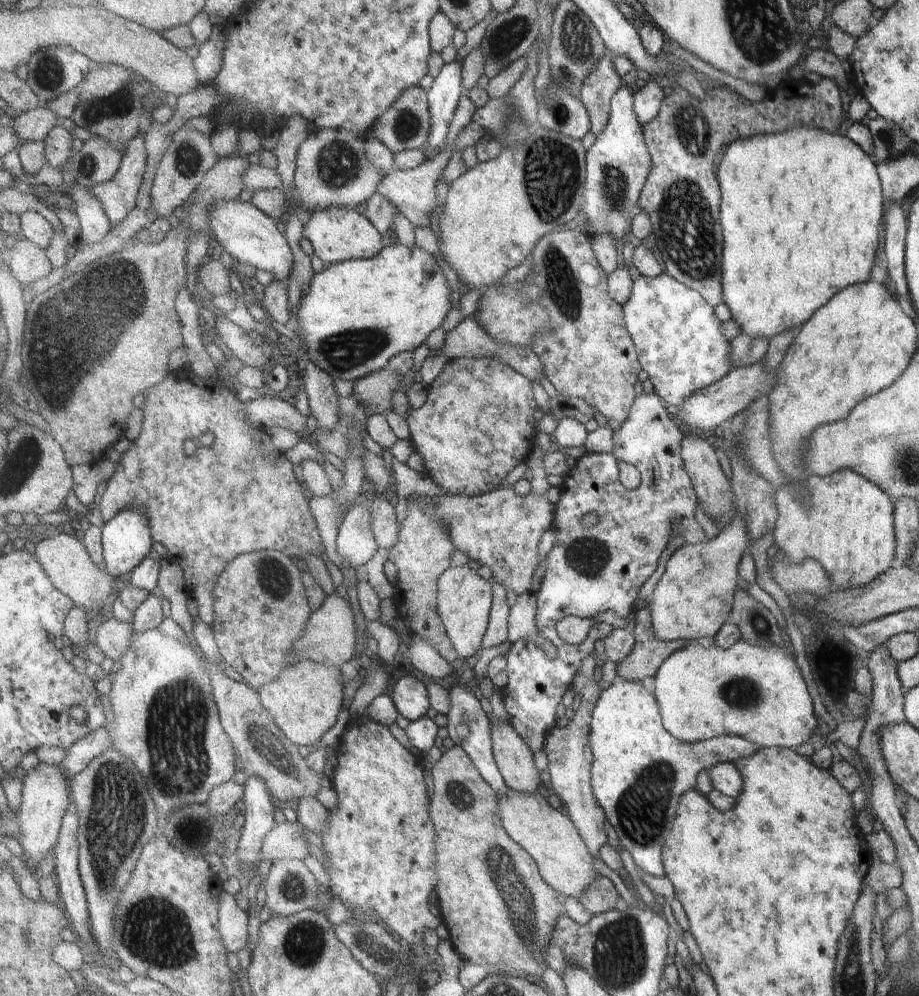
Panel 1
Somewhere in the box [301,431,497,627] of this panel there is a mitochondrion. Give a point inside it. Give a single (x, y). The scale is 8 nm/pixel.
(433, 538)

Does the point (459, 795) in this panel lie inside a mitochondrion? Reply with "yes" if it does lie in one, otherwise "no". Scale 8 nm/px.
yes

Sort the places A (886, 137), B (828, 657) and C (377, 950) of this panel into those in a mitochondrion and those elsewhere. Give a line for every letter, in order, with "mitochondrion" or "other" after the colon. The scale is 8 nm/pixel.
A: mitochondrion
B: other
C: mitochondrion

